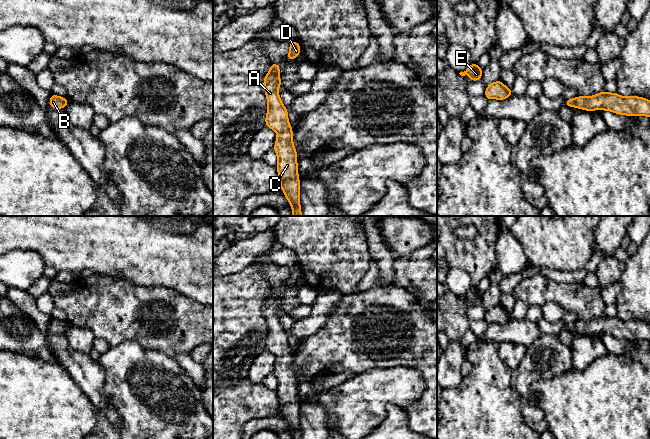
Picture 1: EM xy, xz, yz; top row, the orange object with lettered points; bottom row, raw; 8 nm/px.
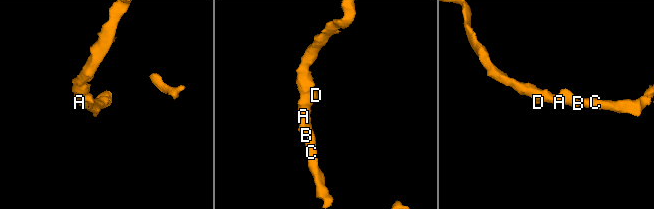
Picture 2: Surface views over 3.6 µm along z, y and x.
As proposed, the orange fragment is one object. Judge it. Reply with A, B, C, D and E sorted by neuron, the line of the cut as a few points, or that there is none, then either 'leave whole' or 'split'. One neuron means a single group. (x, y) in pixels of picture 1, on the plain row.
groups A B C D E; cut none; leave whole

